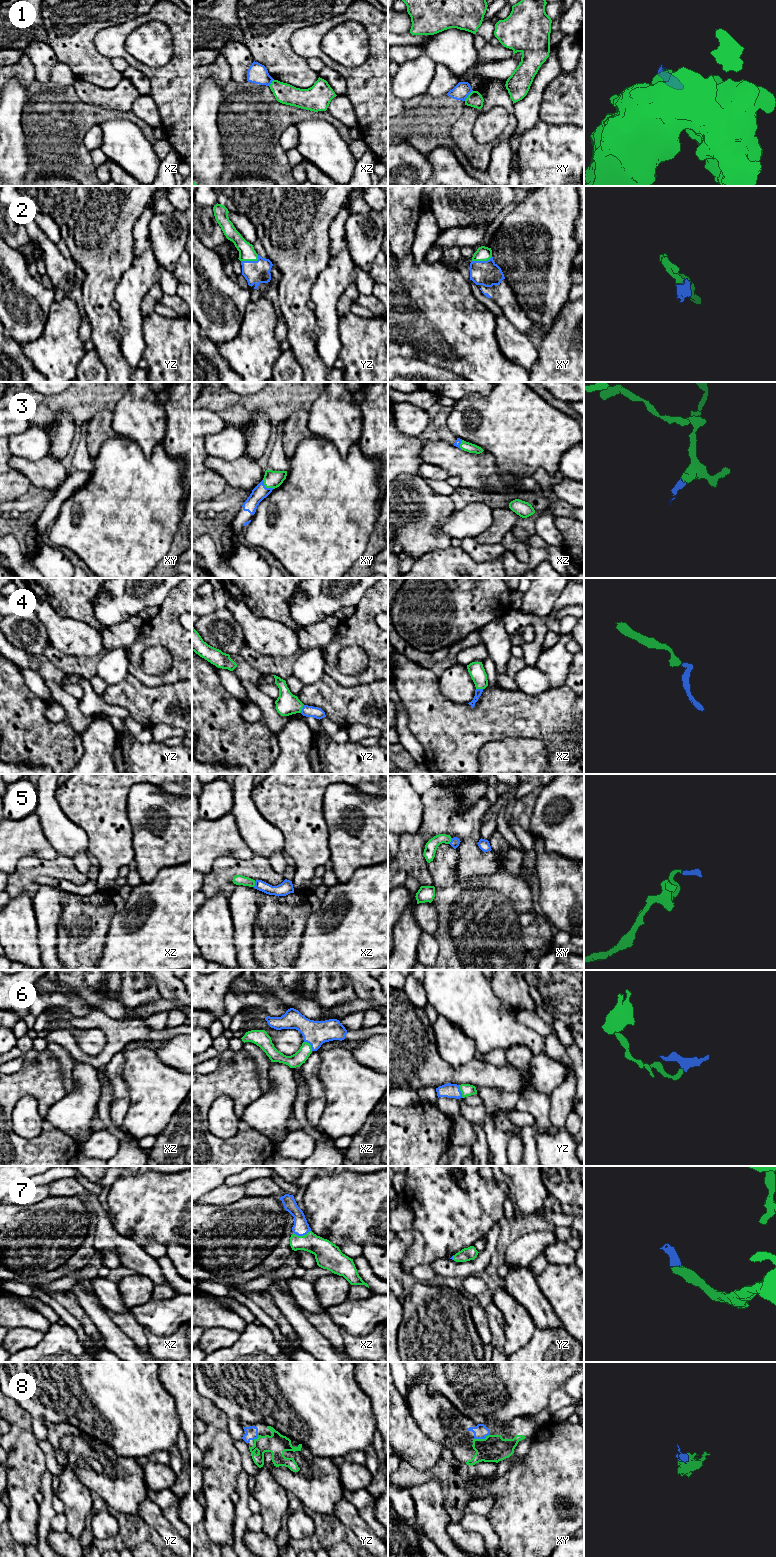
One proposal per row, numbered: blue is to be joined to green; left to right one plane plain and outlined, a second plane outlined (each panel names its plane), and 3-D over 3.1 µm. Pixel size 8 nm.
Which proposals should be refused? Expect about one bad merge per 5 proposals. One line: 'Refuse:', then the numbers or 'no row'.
Refuse: 1

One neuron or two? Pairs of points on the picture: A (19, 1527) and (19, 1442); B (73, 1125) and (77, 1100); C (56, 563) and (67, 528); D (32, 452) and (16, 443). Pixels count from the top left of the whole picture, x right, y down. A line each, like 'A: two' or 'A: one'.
A: one
B: one
C: two
D: one

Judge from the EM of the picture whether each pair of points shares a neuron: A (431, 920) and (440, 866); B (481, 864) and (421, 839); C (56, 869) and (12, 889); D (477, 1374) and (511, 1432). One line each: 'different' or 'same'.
A: different
B: same
C: same
D: different

